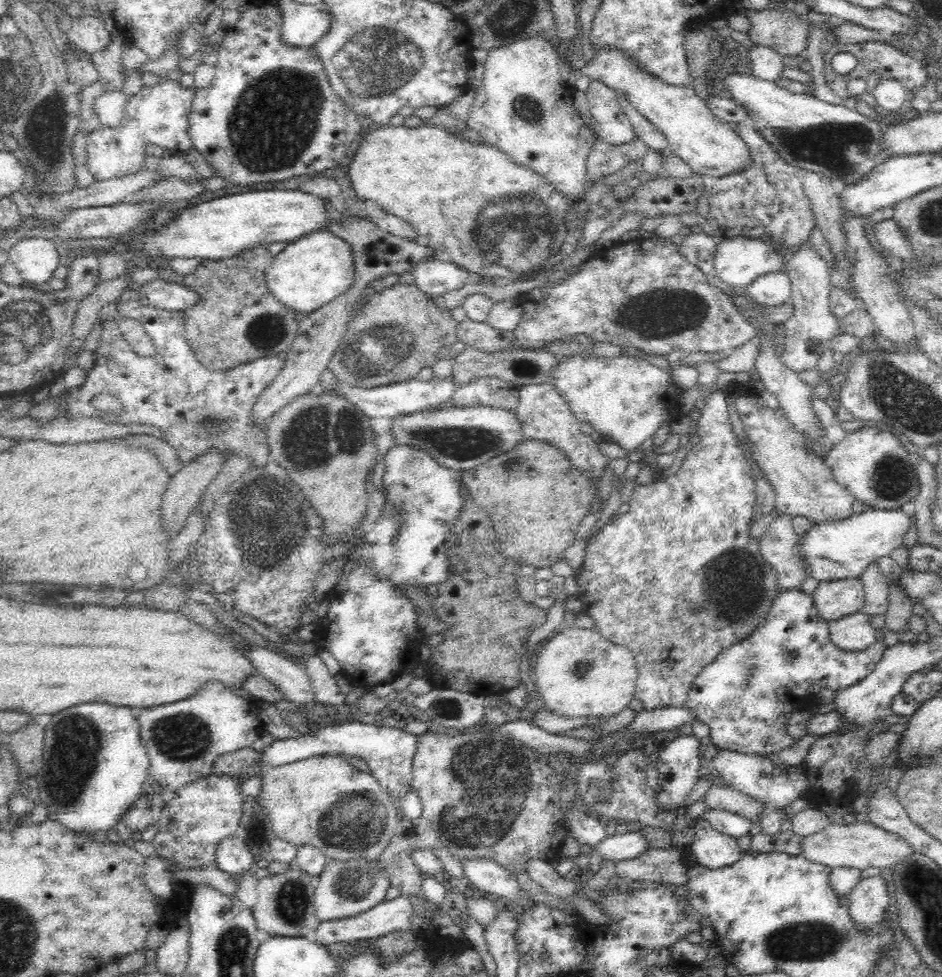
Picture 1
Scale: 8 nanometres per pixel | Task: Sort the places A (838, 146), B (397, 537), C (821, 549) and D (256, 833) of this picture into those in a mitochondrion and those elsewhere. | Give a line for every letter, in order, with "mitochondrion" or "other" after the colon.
A: mitochondrion
B: mitochondrion
C: other
D: other

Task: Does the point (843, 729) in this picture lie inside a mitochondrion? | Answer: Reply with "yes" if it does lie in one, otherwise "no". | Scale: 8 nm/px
no

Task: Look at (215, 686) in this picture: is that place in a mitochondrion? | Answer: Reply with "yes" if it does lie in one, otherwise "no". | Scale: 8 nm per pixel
no

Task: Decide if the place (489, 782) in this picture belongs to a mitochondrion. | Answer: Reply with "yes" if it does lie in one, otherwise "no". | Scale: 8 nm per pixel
yes

